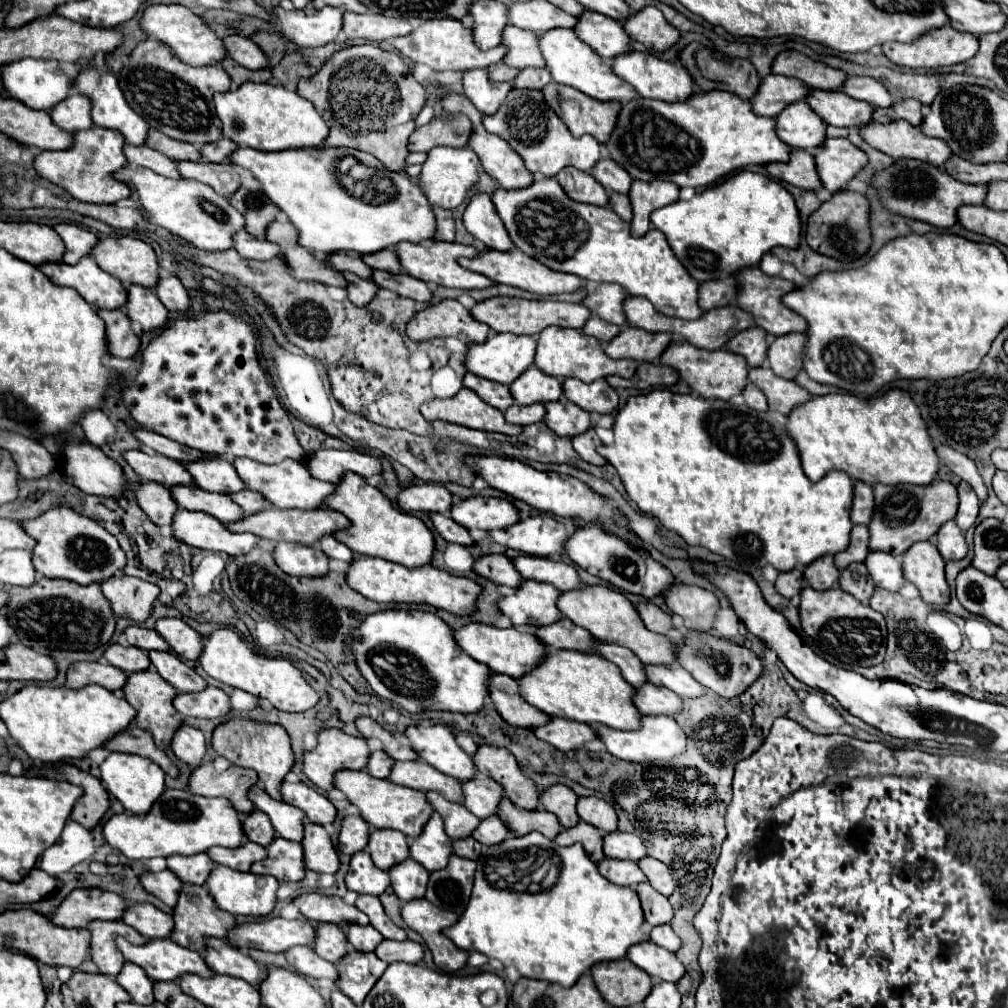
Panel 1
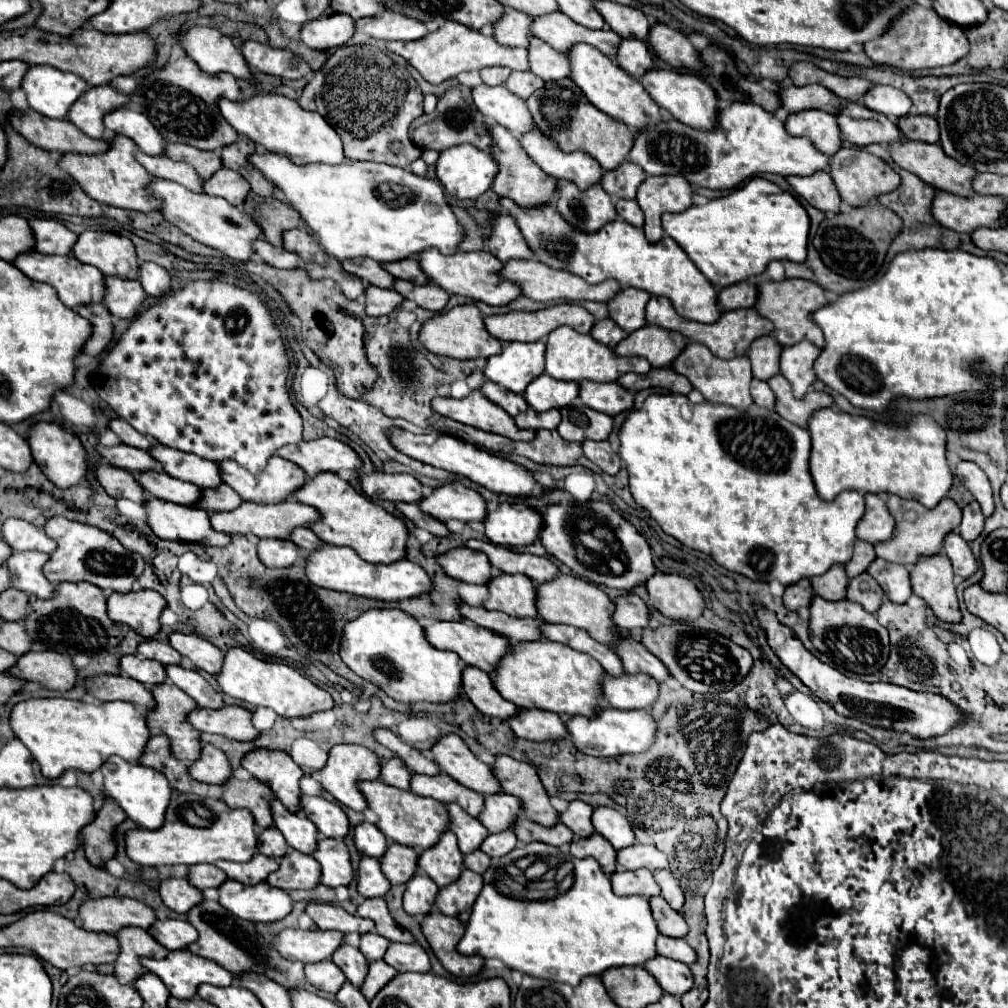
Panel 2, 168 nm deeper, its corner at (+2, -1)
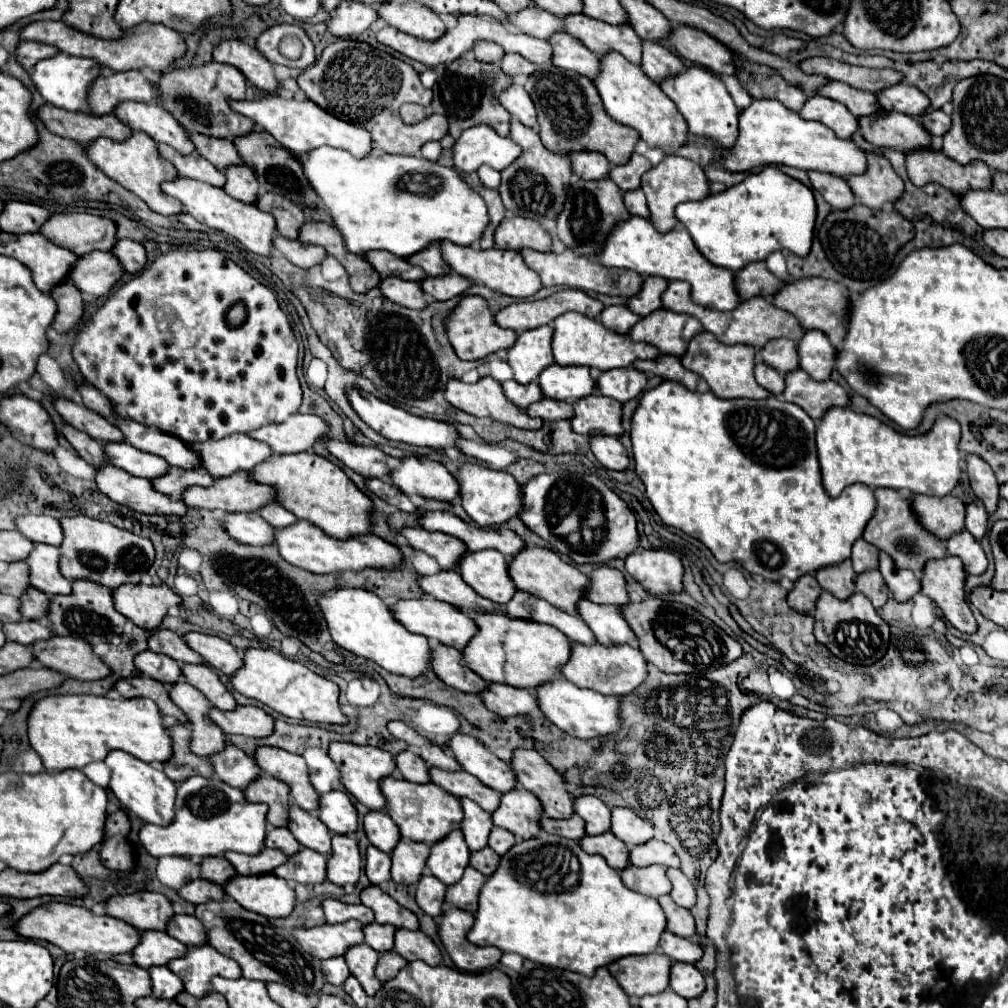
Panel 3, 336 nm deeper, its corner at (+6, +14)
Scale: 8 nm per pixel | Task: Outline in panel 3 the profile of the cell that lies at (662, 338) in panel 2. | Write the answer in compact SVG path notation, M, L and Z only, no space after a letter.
M661 308L649 316L645 316L641 322L637 322L629 336L637 342L653 344L661 350L661 354L671 356L683 356L687 352L687 342L703 332L701 322L689 314L677 314L669 312L667 308Z

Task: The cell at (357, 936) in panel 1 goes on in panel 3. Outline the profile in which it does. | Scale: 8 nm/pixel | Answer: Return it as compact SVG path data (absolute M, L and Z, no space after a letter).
M371 922L369 926L363 928L365 934L365 944L369 944L373 950L379 954L393 950L393 940L395 940L395 928L393 926L381 926L377 922Z

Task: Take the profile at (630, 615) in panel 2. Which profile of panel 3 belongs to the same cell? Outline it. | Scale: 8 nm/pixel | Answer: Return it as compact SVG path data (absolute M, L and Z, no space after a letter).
M599 566L593 570L591 582L583 590L583 596L591 602L597 602L597 604L623 606L629 602L623 574L615 568L609 568L609 566Z

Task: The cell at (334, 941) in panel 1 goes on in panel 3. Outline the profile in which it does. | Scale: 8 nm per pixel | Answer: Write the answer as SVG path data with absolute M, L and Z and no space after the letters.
M359 944L347 950L345 962L351 968L351 974L359 980L359 984L365 988L367 996L375 996L375 992L381 988L381 982L375 976L375 966L379 960L379 952L369 948L367 944Z

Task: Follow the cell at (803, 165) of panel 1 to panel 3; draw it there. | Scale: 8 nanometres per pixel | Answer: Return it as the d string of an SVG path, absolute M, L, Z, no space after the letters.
M809 172L809 180L813 188L831 204L833 210L845 210L857 204L849 184L845 178L837 178L833 174L821 174L821 172Z

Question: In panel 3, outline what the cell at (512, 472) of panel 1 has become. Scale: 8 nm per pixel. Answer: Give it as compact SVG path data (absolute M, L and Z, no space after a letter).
M345 388L345 394L347 394L347 400L351 404L351 408L357 412L357 416L361 416L361 420L371 426L375 432L379 432L381 436L385 436L387 440L393 440L393 442L405 442L405 444L413 444L413 446L429 446L429 448L435 448L435 450L445 450L445 448L451 448L455 446L455 440L459 438L459 434L455 432L453 426L445 424L445 422L439 422L439 420L431 420L431 418L425 418L425 416L417 416L417 414L411 414L399 406L393 406L369 392L363 392L359 388Z

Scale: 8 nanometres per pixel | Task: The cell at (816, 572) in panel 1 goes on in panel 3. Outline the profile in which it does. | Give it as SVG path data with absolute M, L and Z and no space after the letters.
M845 560L843 564L833 568L823 568L821 572L815 574L815 578L823 590L831 592L839 600L847 600L855 592L857 574L853 572L851 560Z

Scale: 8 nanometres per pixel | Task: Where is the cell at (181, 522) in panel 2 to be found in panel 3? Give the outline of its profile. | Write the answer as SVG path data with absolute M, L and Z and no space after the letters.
M105 464L97 468L95 482L99 492L103 492L113 502L119 502L141 514L183 514L187 506L179 502L171 502L167 496L153 490L151 482L145 478L129 476L129 472L119 470L117 466Z

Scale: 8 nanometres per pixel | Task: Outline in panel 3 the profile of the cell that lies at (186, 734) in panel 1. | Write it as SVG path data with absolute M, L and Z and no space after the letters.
M227 744L227 748L217 756L209 756L209 760L217 778L239 790L245 790L253 780L257 780L257 776L261 776L261 768L255 758L247 756L233 744Z

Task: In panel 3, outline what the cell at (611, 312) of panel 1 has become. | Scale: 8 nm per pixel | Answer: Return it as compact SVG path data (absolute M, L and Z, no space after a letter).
M647 276L643 290L627 300L627 306L639 314L639 316L647 316L651 312L655 312L657 308L661 308L661 292L665 292L665 284L669 284L669 280L659 278L659 276Z

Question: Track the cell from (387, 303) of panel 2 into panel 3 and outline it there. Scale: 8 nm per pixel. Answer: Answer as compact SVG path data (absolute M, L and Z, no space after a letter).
M385 278L381 280L379 284L379 290L389 298L393 300L395 304L401 304L405 308L415 308L415 310L423 310L427 308L427 300L425 300L425 294L423 294L423 288L419 282L409 282L409 280L403 280L403 278Z

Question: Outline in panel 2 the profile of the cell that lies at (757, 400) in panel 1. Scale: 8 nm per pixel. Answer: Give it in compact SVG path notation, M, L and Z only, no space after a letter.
M753 379L751 381L751 397L753 397L753 403L759 405L759 407L765 407L765 409L773 409L775 405L775 395L773 391L769 389L769 385L761 379Z

